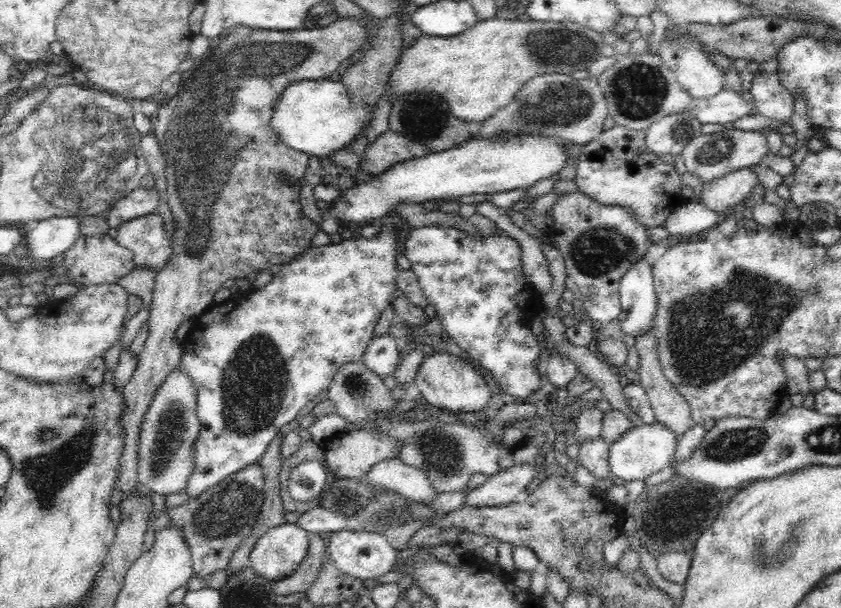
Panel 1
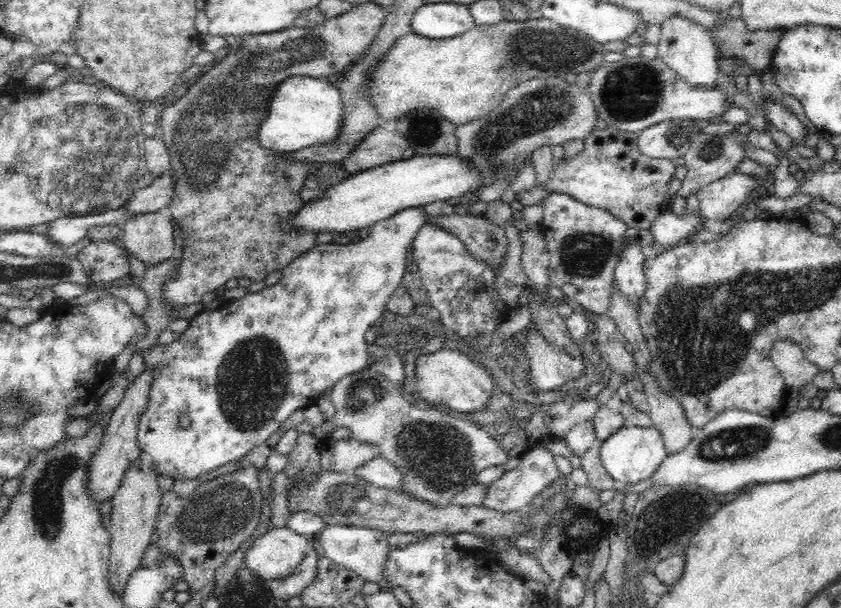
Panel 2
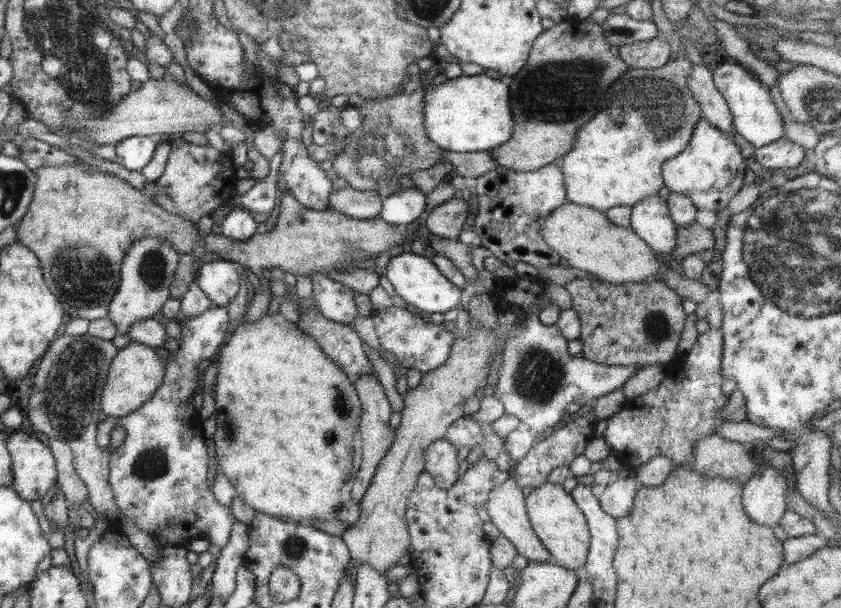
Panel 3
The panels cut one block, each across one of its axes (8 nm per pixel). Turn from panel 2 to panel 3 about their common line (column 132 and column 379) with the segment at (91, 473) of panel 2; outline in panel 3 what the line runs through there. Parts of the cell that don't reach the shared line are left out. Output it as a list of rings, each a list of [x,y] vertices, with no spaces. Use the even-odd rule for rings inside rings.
[[[358,376],[358,378],[353,381],[353,387],[356,389],[356,394],[361,402],[361,415],[356,434],[356,438],[358,438],[360,444],[358,455],[360,465],[353,486],[349,488],[348,493],[356,504],[360,504],[380,459],[384,458],[389,446],[392,444],[394,431],[389,428],[388,419],[391,417],[393,410],[386,397],[386,392],[377,378],[372,378],[372,376]]]

